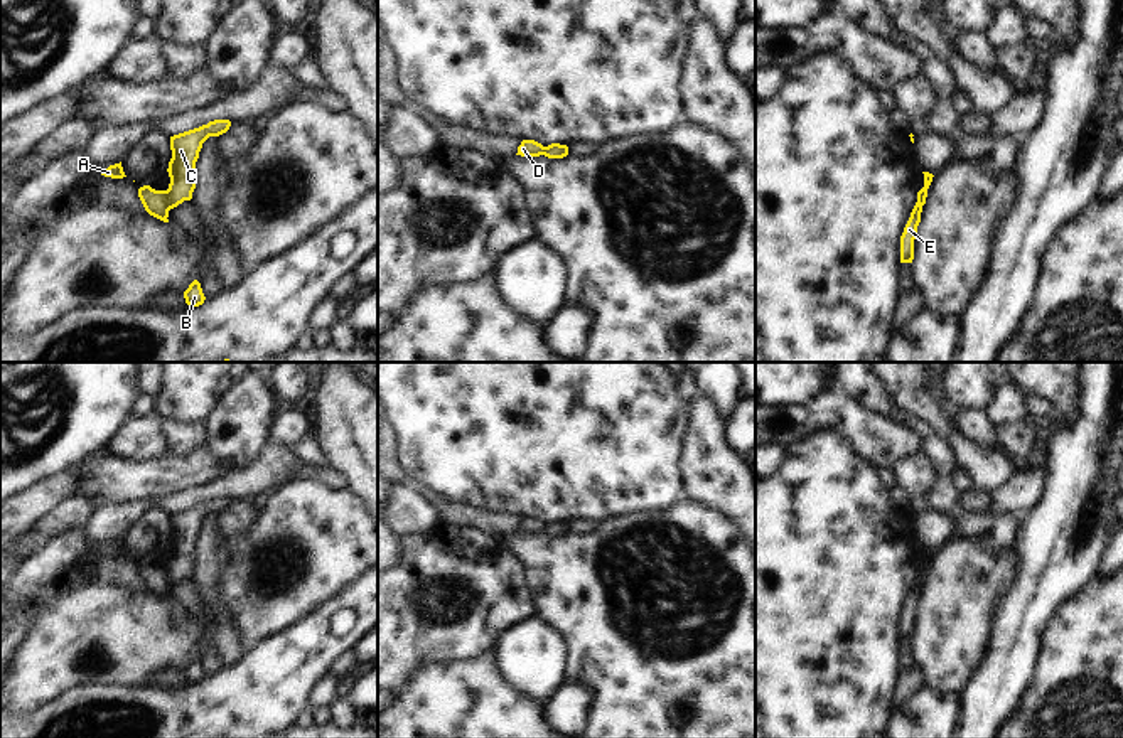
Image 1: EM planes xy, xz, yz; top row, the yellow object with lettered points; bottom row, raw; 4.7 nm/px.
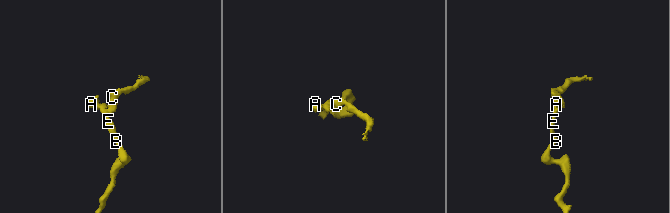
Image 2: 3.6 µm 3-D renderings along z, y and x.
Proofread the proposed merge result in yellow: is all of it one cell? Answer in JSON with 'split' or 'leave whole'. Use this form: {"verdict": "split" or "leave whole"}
{"verdict": "split"}

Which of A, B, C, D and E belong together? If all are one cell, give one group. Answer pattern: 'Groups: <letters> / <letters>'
Groups: A B D E / C.

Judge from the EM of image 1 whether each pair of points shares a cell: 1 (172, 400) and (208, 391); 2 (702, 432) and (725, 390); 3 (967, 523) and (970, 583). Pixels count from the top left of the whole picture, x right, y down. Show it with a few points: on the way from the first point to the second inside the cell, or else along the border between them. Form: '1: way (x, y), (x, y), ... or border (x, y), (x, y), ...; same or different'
1: way (181, 398), (191, 391), (199, 391); same
2: border (700, 390), (714, 398), (727, 418); different
3: border (951, 538), (975, 543), (992, 556), (1007, 553); different

